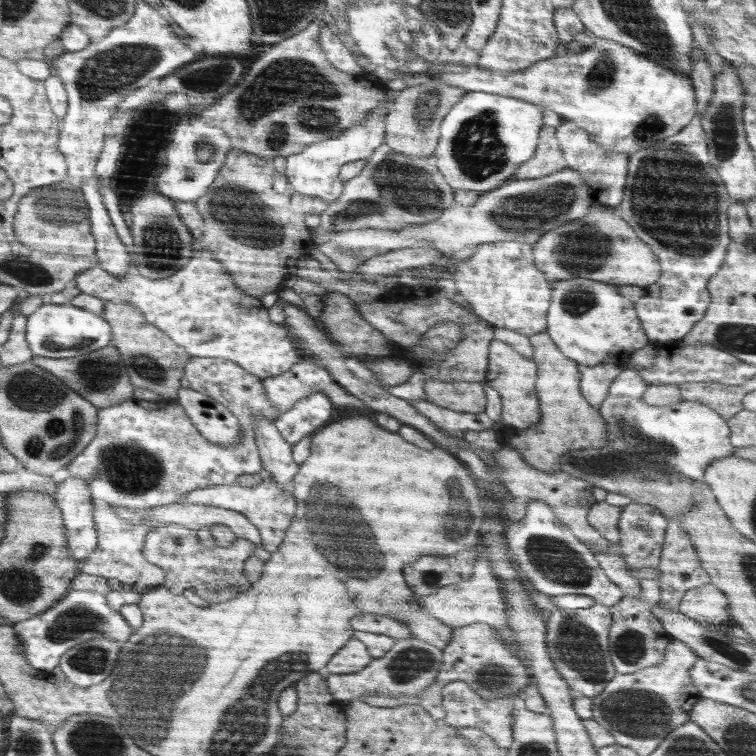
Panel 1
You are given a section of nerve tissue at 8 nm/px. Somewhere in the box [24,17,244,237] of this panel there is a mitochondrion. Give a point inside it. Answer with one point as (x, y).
(110, 70)

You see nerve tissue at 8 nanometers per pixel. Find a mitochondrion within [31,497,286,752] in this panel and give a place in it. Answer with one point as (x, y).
(150, 684)

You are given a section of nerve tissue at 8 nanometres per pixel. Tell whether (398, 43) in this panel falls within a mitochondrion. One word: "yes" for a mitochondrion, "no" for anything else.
yes

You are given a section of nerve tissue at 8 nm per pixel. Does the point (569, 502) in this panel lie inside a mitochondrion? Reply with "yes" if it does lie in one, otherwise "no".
no

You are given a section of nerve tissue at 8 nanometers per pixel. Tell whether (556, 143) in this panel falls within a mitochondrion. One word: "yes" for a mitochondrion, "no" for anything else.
no

